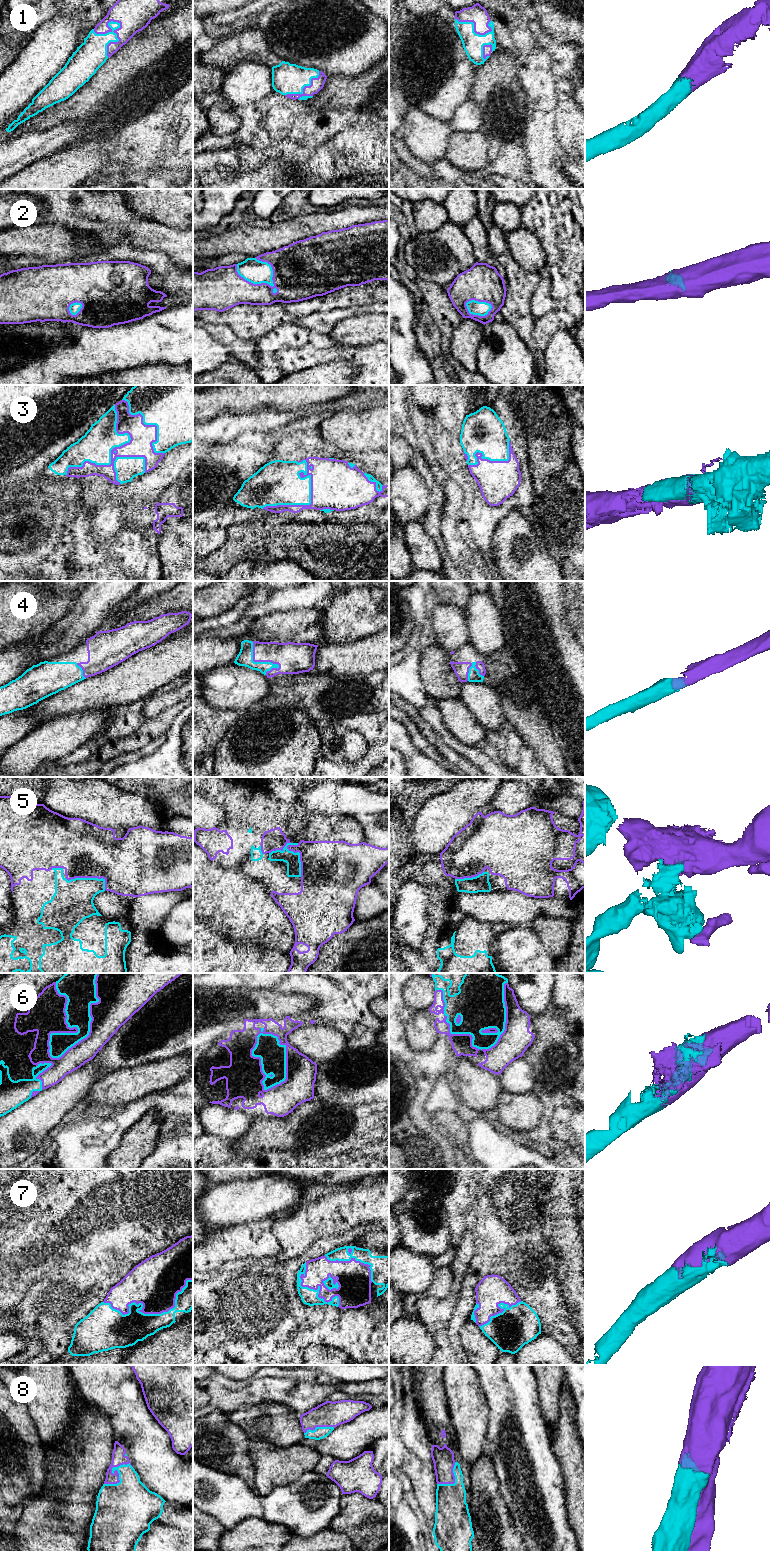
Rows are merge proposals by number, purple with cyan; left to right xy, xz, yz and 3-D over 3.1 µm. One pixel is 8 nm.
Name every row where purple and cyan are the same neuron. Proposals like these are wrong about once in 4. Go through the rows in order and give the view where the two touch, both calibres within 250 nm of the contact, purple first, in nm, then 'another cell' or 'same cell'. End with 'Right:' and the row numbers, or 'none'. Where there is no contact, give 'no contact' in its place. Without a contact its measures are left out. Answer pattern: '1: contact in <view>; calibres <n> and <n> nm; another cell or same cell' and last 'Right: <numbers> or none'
1: contact in xy; calibres 260 and 240 nm; same cell
2: contact in xz; calibres 320 and 190 nm; same cell
3: contact in xy; calibres 190 and 260 nm; same cell
4: contact in xz; calibres 220 and 130 nm; same cell
5: contact in xz; calibres 380 and 120 nm; same cell
6: contact in xy; calibres 300 and 240 nm; same cell
7: contact in xy; calibres 380 and 260 nm; same cell
8: contact in xy; calibres 110 and 320 nm; same cell
Right: 1, 2, 3, 4, 5, 6, 7, 8

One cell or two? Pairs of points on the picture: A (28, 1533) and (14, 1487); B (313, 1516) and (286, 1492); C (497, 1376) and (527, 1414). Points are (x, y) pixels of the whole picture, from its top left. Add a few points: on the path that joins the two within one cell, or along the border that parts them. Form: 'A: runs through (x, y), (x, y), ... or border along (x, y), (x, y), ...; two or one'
A: border along (42, 1488), (38, 1494), (30, 1495), (23, 1502); two
B: runs through (306, 1511), (293, 1499); one
C: runs through (506, 1385), (511, 1390), (512, 1399), (518, 1405); one

